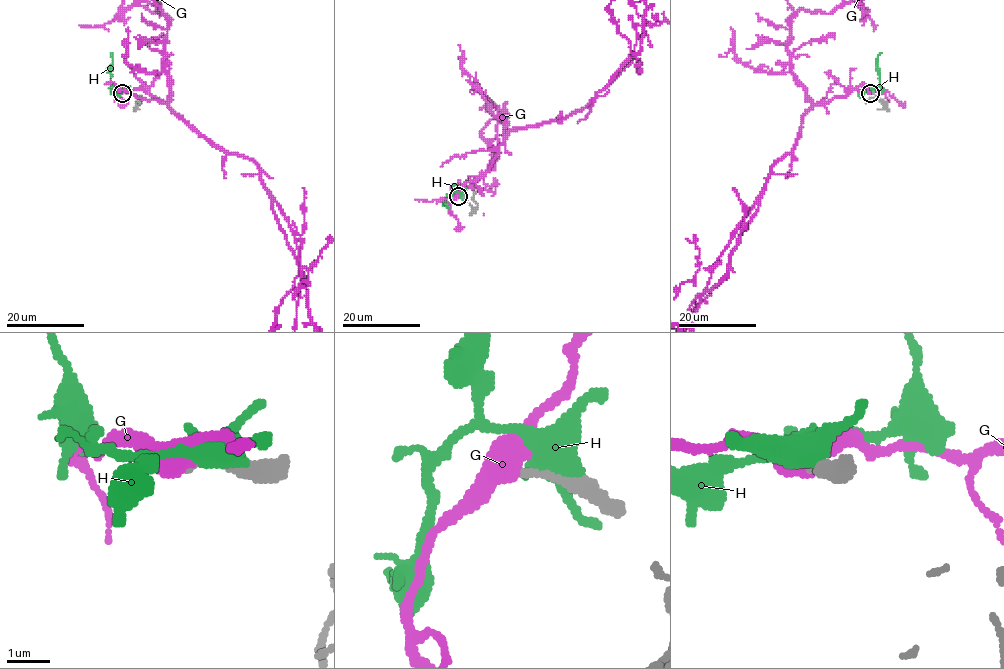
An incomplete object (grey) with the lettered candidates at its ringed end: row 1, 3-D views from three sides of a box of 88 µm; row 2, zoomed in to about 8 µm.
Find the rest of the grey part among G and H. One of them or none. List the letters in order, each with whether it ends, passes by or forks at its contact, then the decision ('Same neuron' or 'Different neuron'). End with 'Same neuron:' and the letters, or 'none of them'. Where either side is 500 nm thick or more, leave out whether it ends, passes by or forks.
G: It passes by. Different neuron
H: It forks there. Different neuron
Same neuron: none of them

